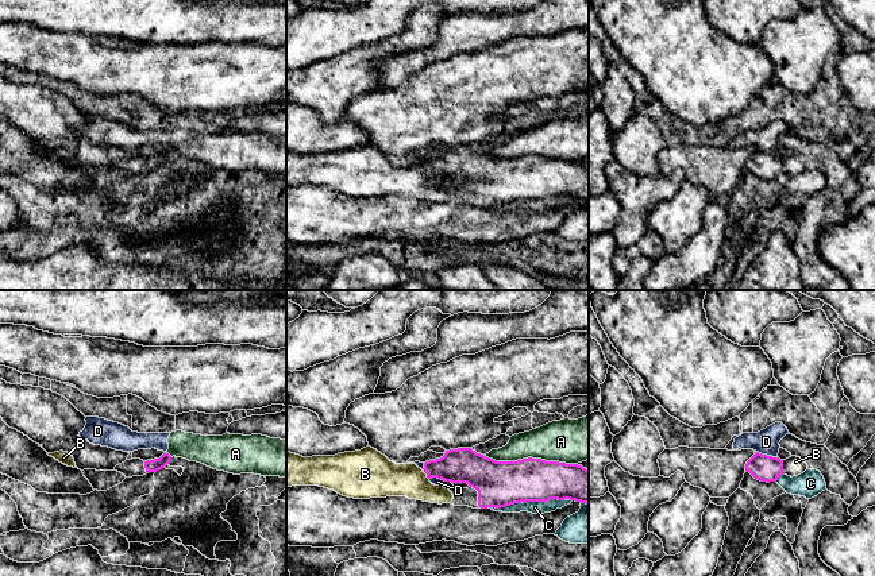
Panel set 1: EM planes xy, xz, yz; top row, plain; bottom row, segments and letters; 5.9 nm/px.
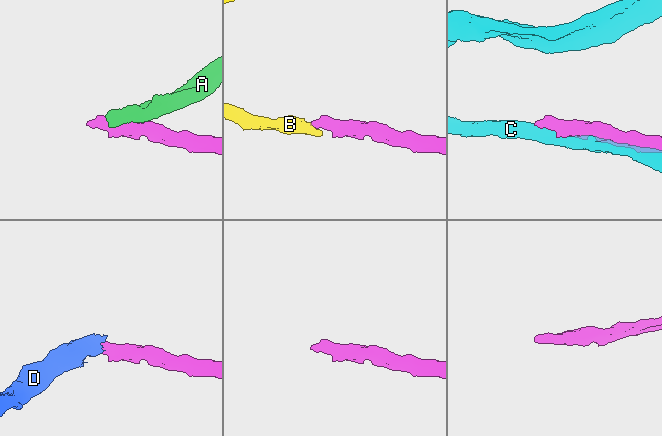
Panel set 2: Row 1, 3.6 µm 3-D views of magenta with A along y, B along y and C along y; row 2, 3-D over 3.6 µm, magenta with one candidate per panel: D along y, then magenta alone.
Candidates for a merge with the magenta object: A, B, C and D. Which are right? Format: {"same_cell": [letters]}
{"same_cell": ["B"]}

